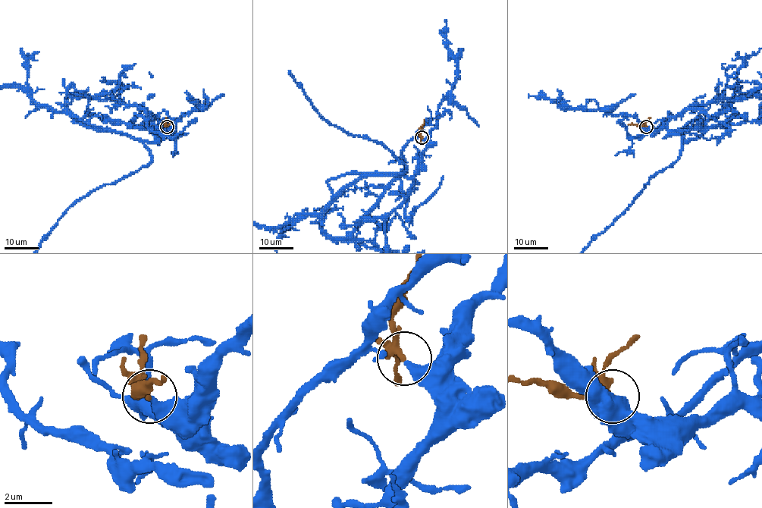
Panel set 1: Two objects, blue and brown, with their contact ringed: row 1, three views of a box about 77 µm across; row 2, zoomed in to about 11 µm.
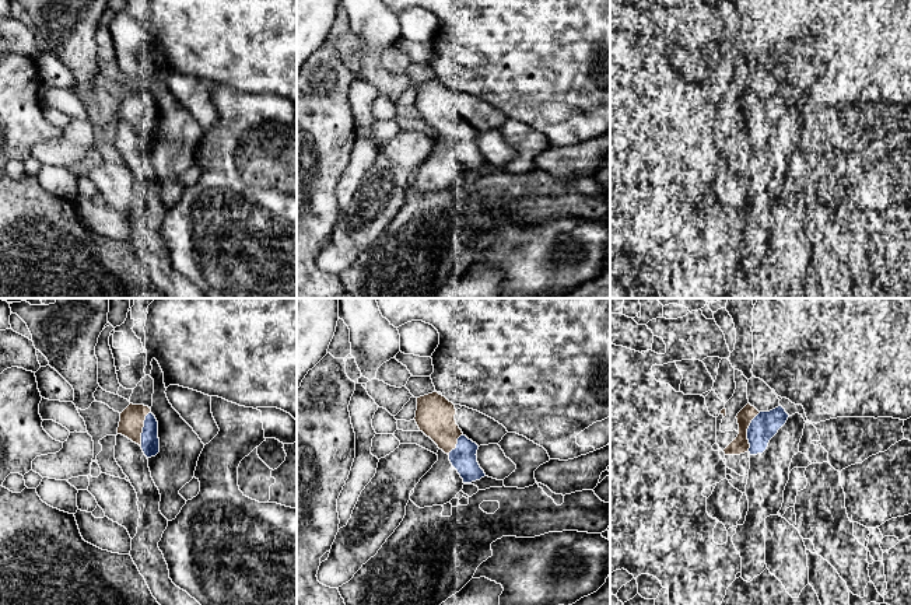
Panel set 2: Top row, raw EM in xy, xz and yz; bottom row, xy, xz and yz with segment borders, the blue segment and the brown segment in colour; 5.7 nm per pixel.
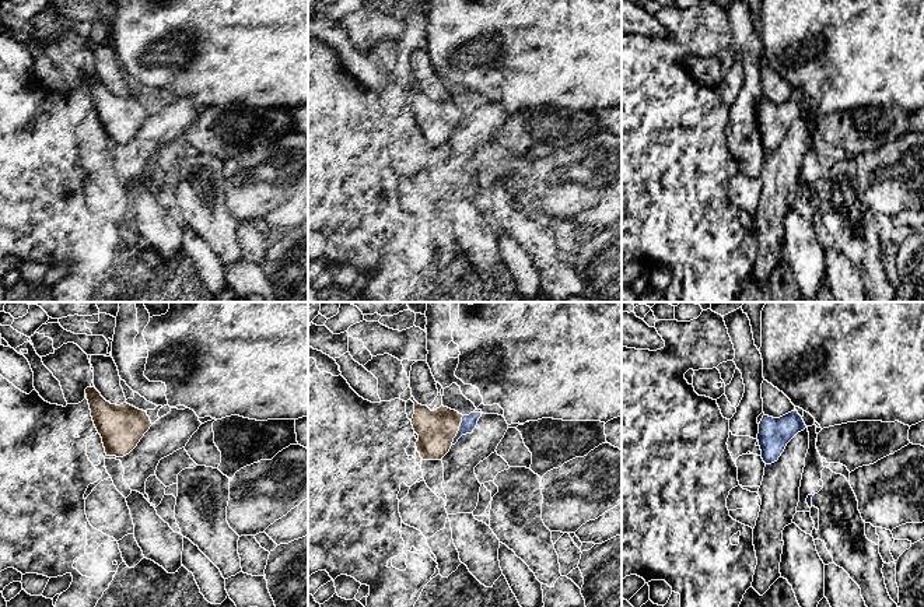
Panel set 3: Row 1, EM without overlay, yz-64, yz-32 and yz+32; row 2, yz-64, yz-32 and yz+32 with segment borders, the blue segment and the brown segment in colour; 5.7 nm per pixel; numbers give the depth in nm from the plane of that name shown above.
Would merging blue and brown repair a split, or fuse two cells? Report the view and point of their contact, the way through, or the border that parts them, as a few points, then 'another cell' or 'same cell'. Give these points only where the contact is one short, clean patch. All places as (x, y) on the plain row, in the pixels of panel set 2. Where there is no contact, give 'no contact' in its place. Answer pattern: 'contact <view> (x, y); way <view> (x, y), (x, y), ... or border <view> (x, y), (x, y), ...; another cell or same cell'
contact yz (747, 118); same cell

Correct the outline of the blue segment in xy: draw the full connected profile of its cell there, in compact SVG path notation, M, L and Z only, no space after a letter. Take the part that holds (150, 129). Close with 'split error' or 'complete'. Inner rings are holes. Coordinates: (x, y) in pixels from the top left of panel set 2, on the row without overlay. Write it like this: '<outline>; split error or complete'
M130 90L120 99L118 120L139 130L147 144L160 139L158 108L148 92Z; split error

